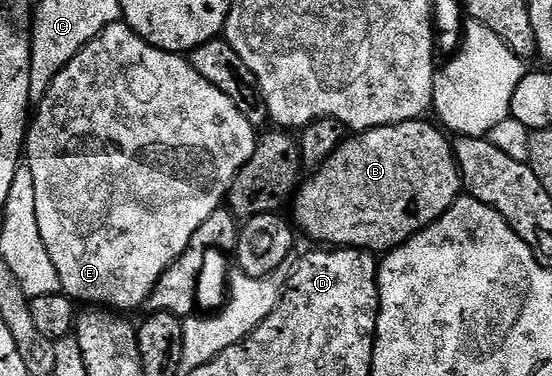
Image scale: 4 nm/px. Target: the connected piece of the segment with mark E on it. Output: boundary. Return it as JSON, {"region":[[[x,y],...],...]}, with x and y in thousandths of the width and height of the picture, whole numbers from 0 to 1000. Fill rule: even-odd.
{"region":[[[223,56],[201,61],[192,80],[178,98],[163,106],[120,170],[112,184],[112,194],[105,194],[105,205],[98,205],[98,215],[91,226],[83,258],[71,274],[67,295],[72,298],[67,306],[63,298],[56,309],[54,335],[47,351],[47,439],[54,449],[54,460],[62,460],[62,545],[69,556],[69,609],[76,617],[76,641],[83,641],[83,673],[91,673],[91,694],[98,694],[98,715],[105,715],[105,737],[109,739],[114,782],[121,785],[132,801],[147,795],[152,811],[179,811],[183,819],[201,822],[212,832],[236,832],[232,827],[243,824],[245,816],[259,819],[268,803],[272,779],[286,758],[293,726],[301,726],[301,715],[308,715],[312,697],[333,670],[337,652],[344,652],[344,630],[351,630],[351,620],[359,620],[359,609],[366,609],[366,598],[373,588],[373,577],[380,577],[380,566],[400,559],[402,543],[411,532],[413,505],[431,460],[431,449],[438,449],[438,439],[446,439],[446,428],[453,428],[453,418],[464,404],[466,340],[457,338],[453,322],[446,322],[446,311],[438,311],[438,301],[431,301],[431,287],[417,271],[417,258],[409,258],[409,247],[402,247],[402,237],[388,237],[388,226],[380,226],[380,215],[373,215],[373,205],[366,205],[366,194],[353,189],[346,165],[332,144],[274,125],[255,93],[245,93],[232,74],[232,64]]]}

